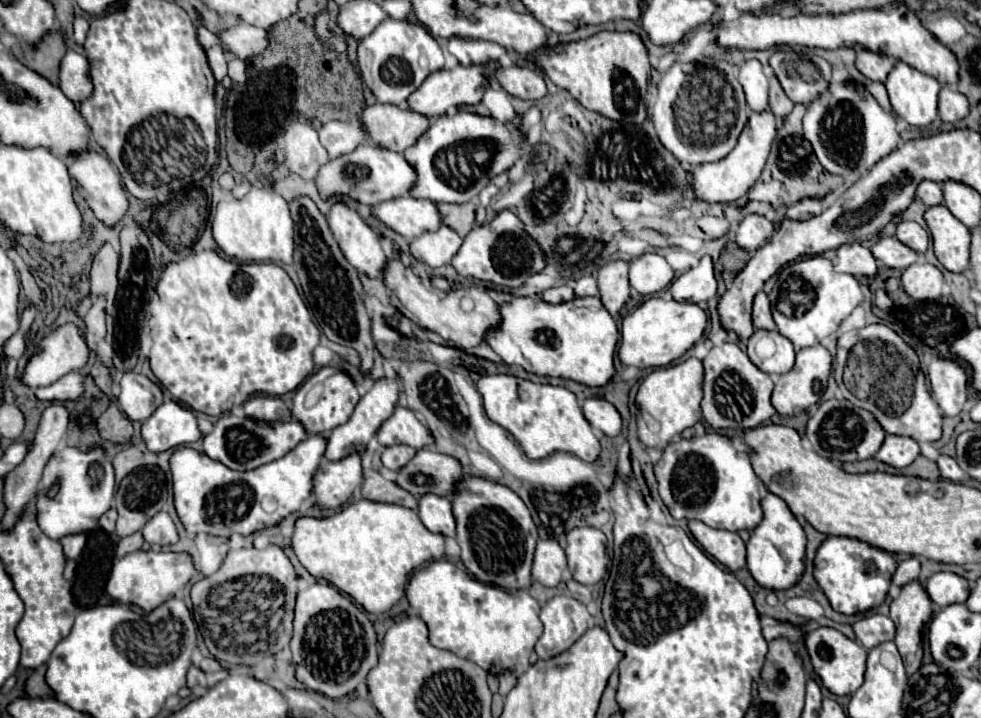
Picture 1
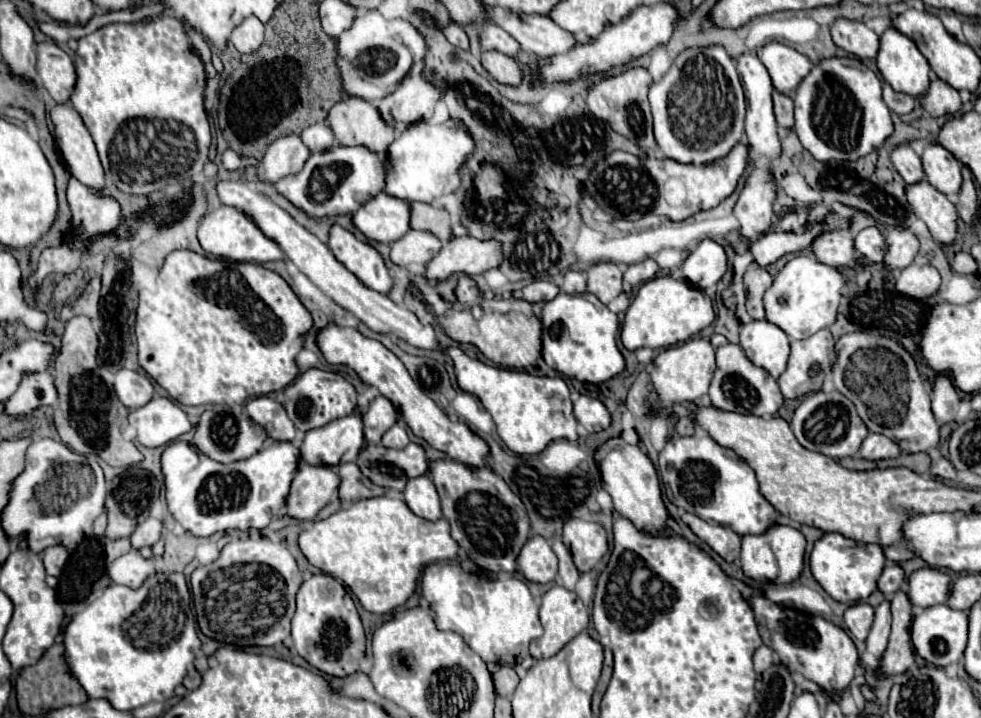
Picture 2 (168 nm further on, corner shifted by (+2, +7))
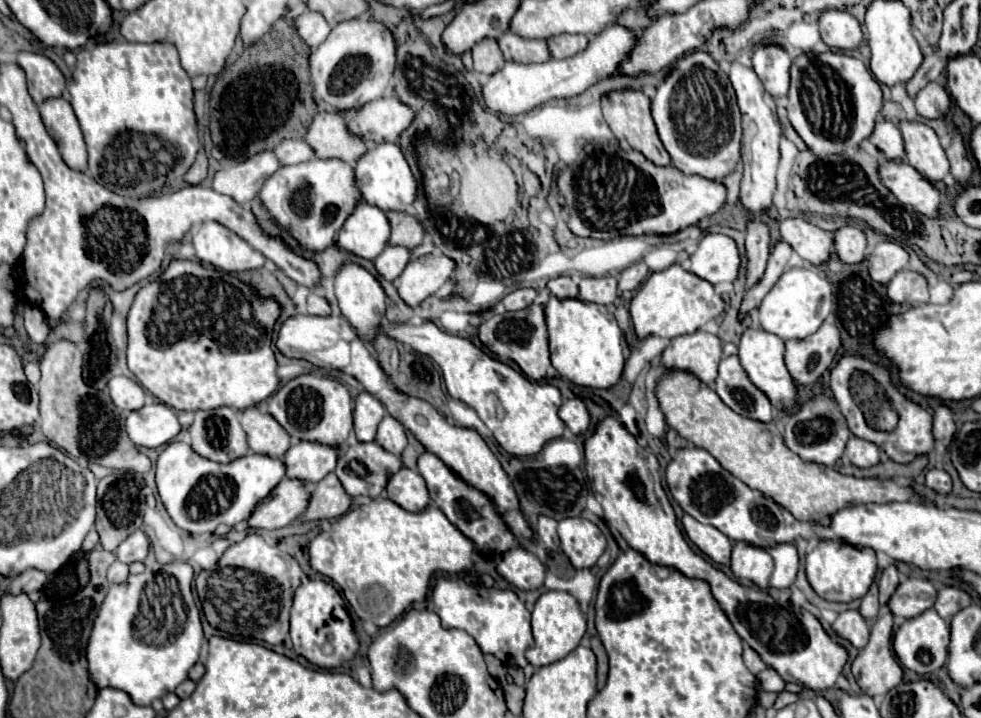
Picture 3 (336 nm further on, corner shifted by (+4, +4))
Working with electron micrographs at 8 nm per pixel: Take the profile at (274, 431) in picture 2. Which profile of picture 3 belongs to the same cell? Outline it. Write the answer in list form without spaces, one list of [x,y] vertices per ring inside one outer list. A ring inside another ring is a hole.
[[[249,407],[241,411],[241,425],[247,433],[249,447],[255,453],[283,459],[287,449],[291,447],[289,433],[269,413],[261,411],[259,407]]]

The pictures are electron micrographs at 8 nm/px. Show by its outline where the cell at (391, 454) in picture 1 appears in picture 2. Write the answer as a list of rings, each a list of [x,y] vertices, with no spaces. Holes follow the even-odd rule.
[[[399,420],[395,426],[391,426],[391,428],[383,434],[381,444],[387,446],[387,448],[405,448],[405,446],[409,444],[409,436],[407,436],[405,424]]]

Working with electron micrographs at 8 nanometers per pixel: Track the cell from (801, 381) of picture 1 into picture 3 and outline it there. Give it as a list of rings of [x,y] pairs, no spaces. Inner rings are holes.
[[[823,323],[813,335],[805,339],[791,339],[785,343],[785,365],[793,381],[801,387],[813,385],[831,367],[841,347],[835,325]]]

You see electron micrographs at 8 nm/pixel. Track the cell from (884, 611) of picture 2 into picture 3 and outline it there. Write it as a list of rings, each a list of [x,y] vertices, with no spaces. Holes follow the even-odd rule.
[[[889,565],[879,579],[879,603],[881,603],[881,607],[887,607],[887,601],[891,599],[891,593],[895,593],[897,585],[899,585],[899,571],[895,569],[895,565]]]

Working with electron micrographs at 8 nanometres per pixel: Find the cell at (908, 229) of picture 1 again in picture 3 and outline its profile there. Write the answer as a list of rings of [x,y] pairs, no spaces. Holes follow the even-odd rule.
[[[879,241],[867,261],[871,279],[877,283],[889,283],[897,271],[905,269],[909,263],[909,253],[905,247],[893,241]]]

